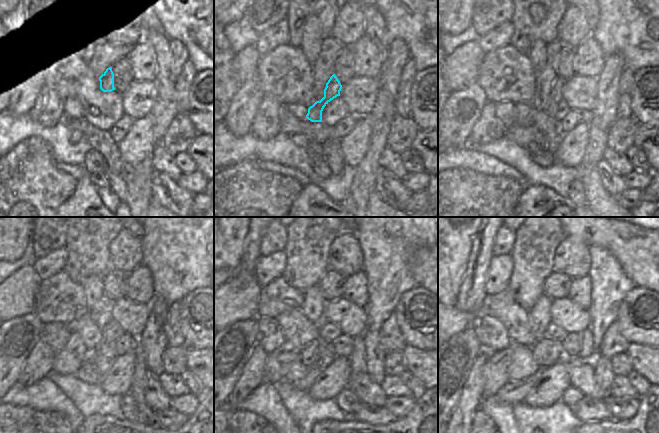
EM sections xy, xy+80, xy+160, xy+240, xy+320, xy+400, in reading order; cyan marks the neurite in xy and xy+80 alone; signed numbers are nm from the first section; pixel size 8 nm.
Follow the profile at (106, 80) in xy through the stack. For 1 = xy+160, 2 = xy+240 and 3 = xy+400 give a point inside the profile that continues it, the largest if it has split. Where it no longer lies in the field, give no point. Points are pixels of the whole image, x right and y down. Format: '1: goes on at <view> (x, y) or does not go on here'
1: goes on at xy+160 (555, 96)
2: goes on at xy+240 (106, 357)
3: goes on at xy+400 (514, 391)

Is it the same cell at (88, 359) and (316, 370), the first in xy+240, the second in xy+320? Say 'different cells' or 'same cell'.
different cells

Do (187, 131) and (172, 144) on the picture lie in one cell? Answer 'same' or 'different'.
same

